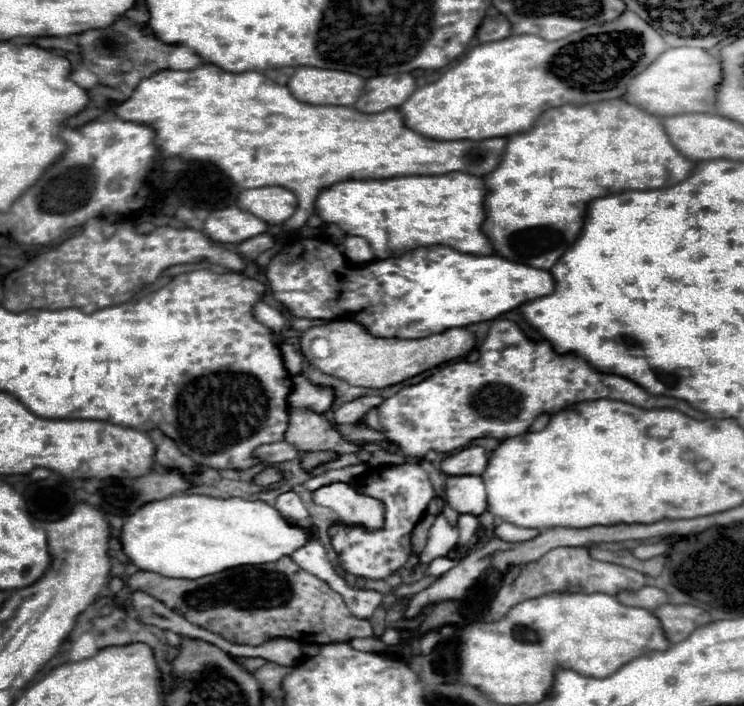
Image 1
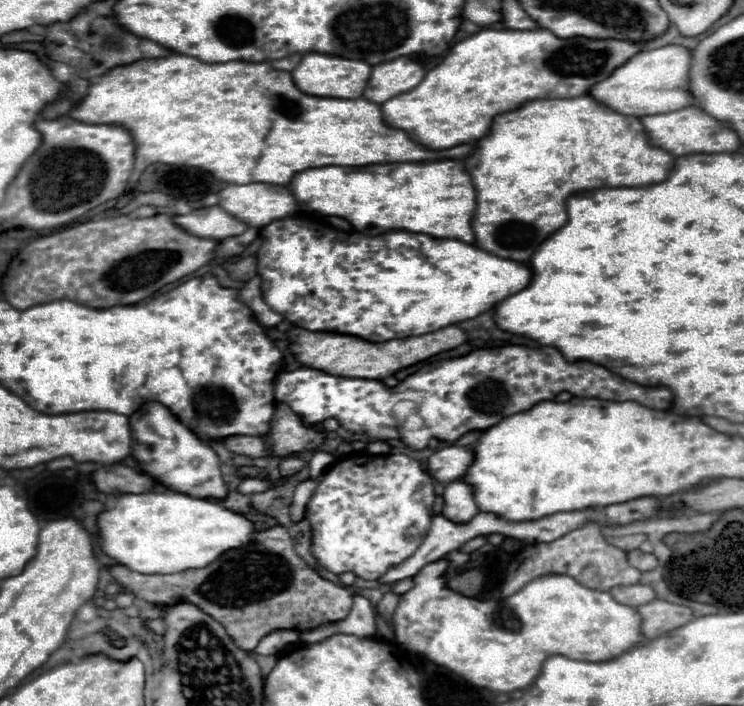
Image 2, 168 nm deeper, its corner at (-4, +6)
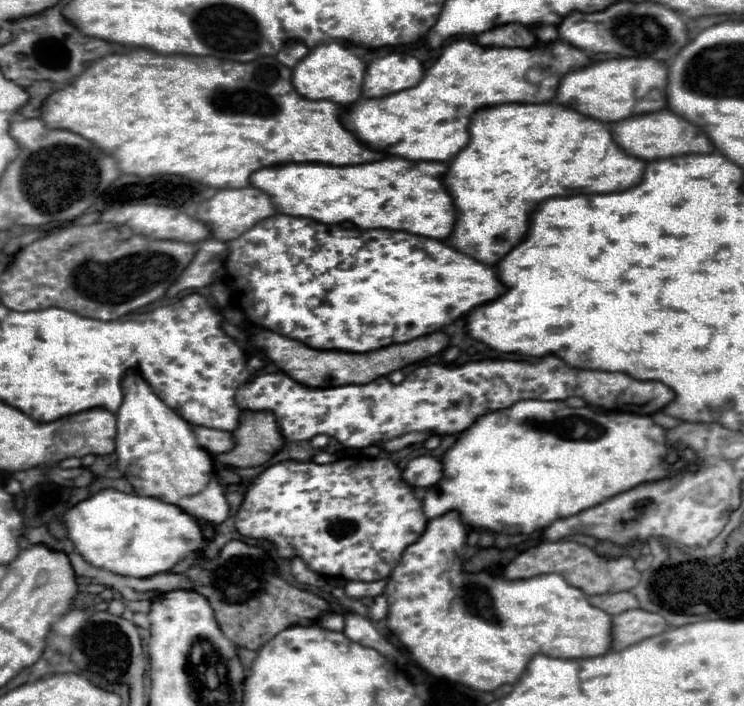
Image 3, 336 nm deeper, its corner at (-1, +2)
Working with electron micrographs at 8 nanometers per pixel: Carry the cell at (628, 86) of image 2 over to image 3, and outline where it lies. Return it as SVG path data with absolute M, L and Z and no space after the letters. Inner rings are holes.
M611 58L563 76L557 102L569 108L573 106L581 114L587 114L605 124L615 124L623 118L631 118L631 114L649 114L651 110L667 108L667 96L663 94L665 88L665 62L655 62L655 58Z

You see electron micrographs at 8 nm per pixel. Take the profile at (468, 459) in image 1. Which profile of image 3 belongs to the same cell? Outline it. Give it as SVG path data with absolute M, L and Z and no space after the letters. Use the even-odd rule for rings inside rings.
M419 456L419 458L413 458L407 464L405 472L403 472L403 478L405 478L407 484L421 486L421 488L435 486L441 476L443 476L443 464L435 456Z

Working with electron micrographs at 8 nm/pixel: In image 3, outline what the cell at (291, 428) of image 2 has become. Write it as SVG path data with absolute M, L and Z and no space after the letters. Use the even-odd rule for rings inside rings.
M245 410L239 428L233 432L235 448L227 454L219 454L217 460L233 468L261 466L285 448L285 438L279 430L273 412Z

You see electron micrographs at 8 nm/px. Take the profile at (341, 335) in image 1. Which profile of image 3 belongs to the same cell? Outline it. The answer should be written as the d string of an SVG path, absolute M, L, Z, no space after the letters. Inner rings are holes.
M255 330L253 342L257 348L265 350L269 360L273 360L285 374L289 374L299 384L305 384L311 388L329 388L329 386L343 386L343 384L369 384L375 378L387 376L413 362L435 356L449 346L449 336L445 332L433 332L405 344L373 350L371 354L349 354L343 350L311 350L309 346L303 346L303 342L295 342L293 338L283 338L283 334L275 334L271 330Z

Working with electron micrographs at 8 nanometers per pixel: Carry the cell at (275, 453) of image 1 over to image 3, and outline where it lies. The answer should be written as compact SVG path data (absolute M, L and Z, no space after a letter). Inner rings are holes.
M197 426L195 436L197 436L197 442L213 456L225 454L227 450L231 450L231 446L235 446L235 442L231 442L231 432L225 432L225 430Z

